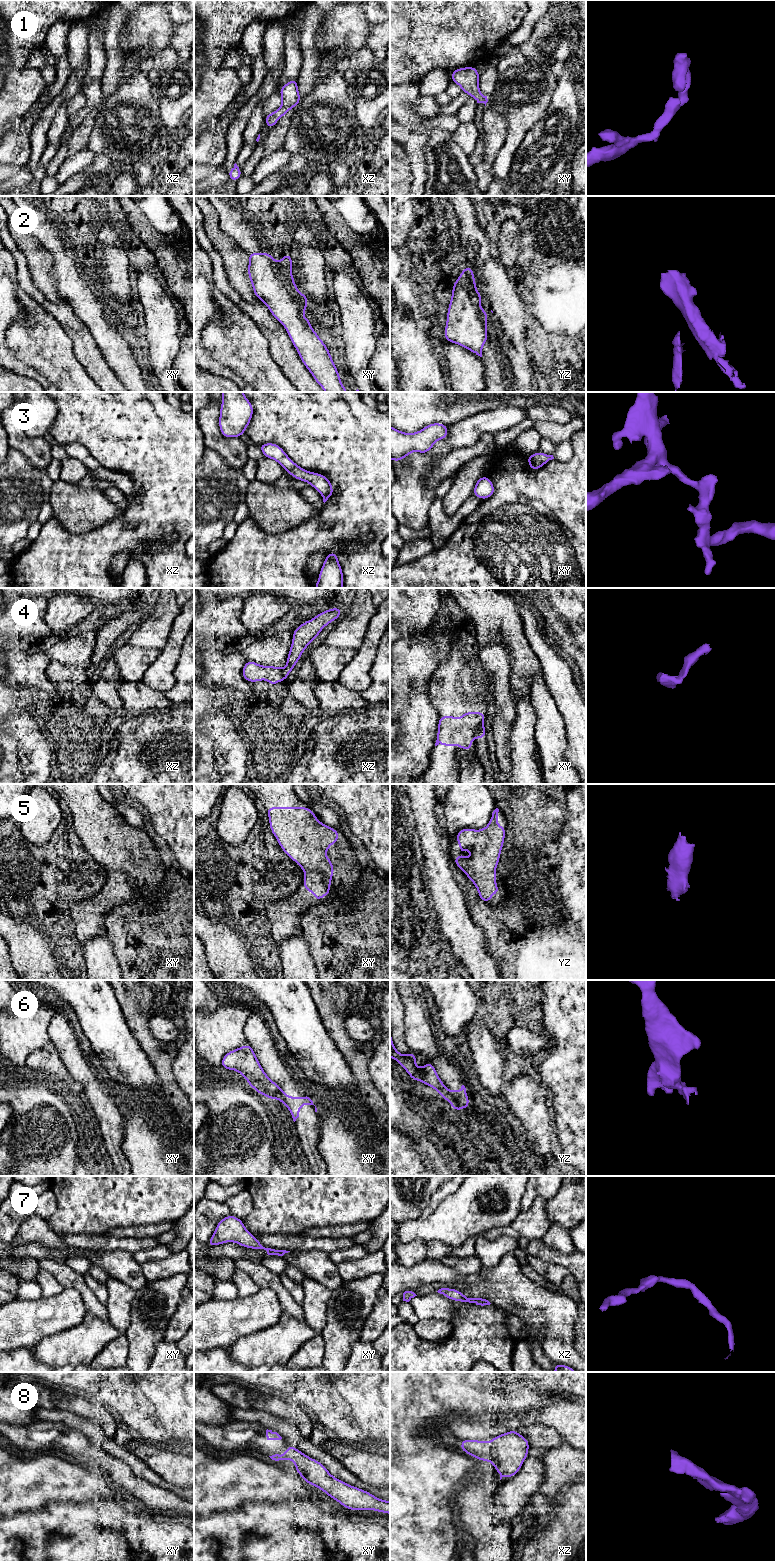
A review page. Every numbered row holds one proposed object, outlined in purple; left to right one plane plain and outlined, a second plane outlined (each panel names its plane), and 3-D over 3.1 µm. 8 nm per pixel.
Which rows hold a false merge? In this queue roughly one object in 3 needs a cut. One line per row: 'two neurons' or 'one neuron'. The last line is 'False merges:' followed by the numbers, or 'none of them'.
1: one neuron
2: two neurons
3: one neuron
4: two neurons
5: one neuron
6: two neurons
7: one neuron
8: one neuron
False merges: 2, 4, 6

